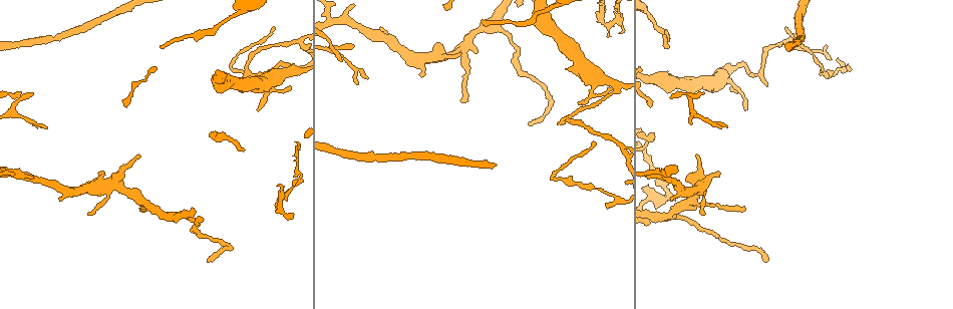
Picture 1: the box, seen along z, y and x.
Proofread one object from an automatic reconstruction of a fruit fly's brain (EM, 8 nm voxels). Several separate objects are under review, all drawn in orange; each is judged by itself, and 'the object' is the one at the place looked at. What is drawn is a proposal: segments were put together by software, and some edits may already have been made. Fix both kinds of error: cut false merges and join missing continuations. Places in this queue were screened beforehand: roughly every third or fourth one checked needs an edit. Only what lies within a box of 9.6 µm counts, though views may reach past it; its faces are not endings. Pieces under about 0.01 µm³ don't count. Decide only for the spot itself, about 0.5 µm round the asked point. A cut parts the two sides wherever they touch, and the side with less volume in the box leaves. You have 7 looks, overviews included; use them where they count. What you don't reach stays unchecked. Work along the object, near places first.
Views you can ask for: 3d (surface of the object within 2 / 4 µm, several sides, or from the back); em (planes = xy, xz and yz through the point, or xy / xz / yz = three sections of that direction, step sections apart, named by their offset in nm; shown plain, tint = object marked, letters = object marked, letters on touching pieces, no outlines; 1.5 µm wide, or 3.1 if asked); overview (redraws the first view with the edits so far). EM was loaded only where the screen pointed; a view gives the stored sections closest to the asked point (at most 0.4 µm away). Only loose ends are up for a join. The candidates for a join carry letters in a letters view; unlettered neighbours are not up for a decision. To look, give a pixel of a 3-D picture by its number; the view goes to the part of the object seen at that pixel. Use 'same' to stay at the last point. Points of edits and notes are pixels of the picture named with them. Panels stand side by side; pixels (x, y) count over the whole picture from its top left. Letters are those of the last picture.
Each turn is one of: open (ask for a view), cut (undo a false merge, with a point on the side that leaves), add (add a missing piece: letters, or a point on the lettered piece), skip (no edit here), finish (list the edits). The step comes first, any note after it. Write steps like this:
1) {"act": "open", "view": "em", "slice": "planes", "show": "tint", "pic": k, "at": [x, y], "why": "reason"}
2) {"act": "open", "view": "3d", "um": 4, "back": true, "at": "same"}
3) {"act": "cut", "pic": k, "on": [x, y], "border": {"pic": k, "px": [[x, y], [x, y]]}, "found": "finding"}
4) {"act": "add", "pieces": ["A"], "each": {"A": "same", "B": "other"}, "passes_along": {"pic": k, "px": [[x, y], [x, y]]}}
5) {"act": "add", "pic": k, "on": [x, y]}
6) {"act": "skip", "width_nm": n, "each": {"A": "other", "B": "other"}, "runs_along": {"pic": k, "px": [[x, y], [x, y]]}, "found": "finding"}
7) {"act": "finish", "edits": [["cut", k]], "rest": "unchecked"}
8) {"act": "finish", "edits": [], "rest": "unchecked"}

{"act": "open", "view": "em", "slice": "planes", "show": "letters", "pic": 1, "at": [767, 83], "why": "branch stops here"}

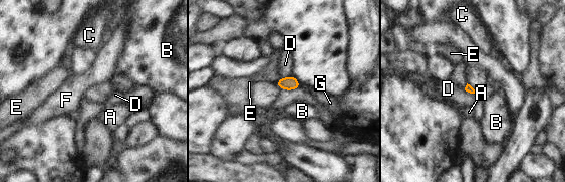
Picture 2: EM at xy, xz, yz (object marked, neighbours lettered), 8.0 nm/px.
{"act": "skip", "longest_contact_nm": ["D", 90], "each": {"A": "other", "B": "other", "C": "other", "D": "other", "E": "other", "F": "other", "G": "other"}, "border": {"pic": 2, "px": [[274, 82], [282, 88]]}, "found": "no lettered piece goes on from it"}

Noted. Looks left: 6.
{"act": "open", "view": "3d", "um": 2, "pic": 1, "at": [601, 8], "why": "a fork"}

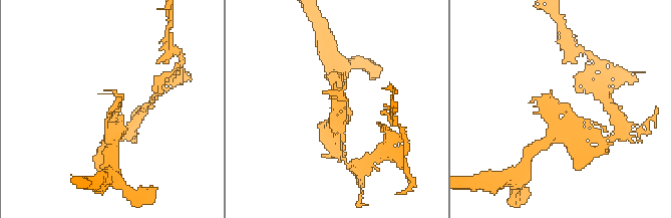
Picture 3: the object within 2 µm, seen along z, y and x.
{"act": "open", "view": "em", "slice": "planes", "show": "letters", "pic": 3, "at": [114, 137], "why": "shape alone is not enough"}

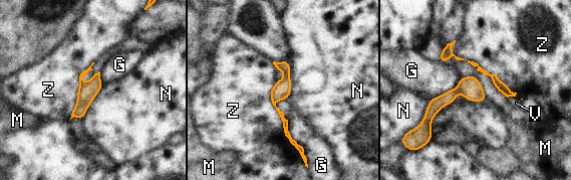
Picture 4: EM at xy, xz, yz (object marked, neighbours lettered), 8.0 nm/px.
{"act": "skip", "width_nm": 140, "each": {"G": "other", "M": "other", "N": "other", "V": "other", "Z": "other"}, "found": "one cell here"}

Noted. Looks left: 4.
{"act": "open", "view": "3d", "um": 2, "pic": 1, "at": [36, 126], "why": "thin end"}

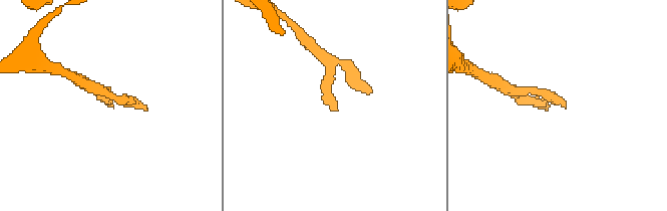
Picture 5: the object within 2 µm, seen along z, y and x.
{"act": "open", "view": "em", "slice": "yz", "step": 8, "show": "tint", "pic": 5, "at": [111, 106]}

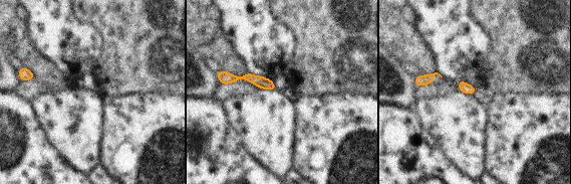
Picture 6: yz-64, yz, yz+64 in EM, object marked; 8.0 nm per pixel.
{"act": "open", "view": "em", "slice": "planes", "show": "letters", "at": "same", "why": "cut it another way"}

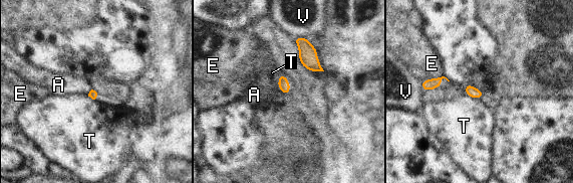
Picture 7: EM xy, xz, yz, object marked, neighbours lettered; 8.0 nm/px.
{"act": "skip", "width_nm": 70, "longest_contact_nm": ["T", 130], "each": {"A": "other", "E": "other", "T": "other", "V": "other"}, "found": "no lettered piece goes on from it"}

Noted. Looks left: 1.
{"act": "finish", "edits": [], "rest": "unchecked"}

